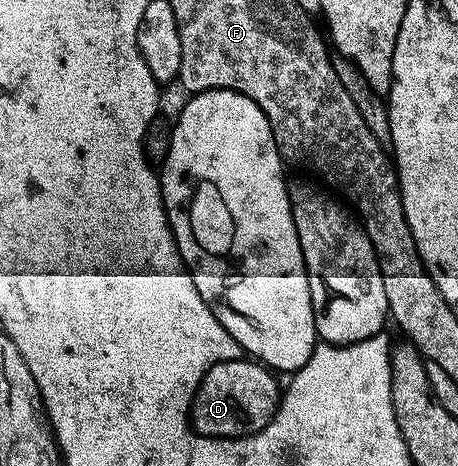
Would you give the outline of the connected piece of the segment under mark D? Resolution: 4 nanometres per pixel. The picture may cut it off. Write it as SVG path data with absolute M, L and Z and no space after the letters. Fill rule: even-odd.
M246 358L211 366L192 396L193 431L212 440L241 440L264 430L280 400L280 388L278 392L277 382L269 375L273 376L261 363Z

